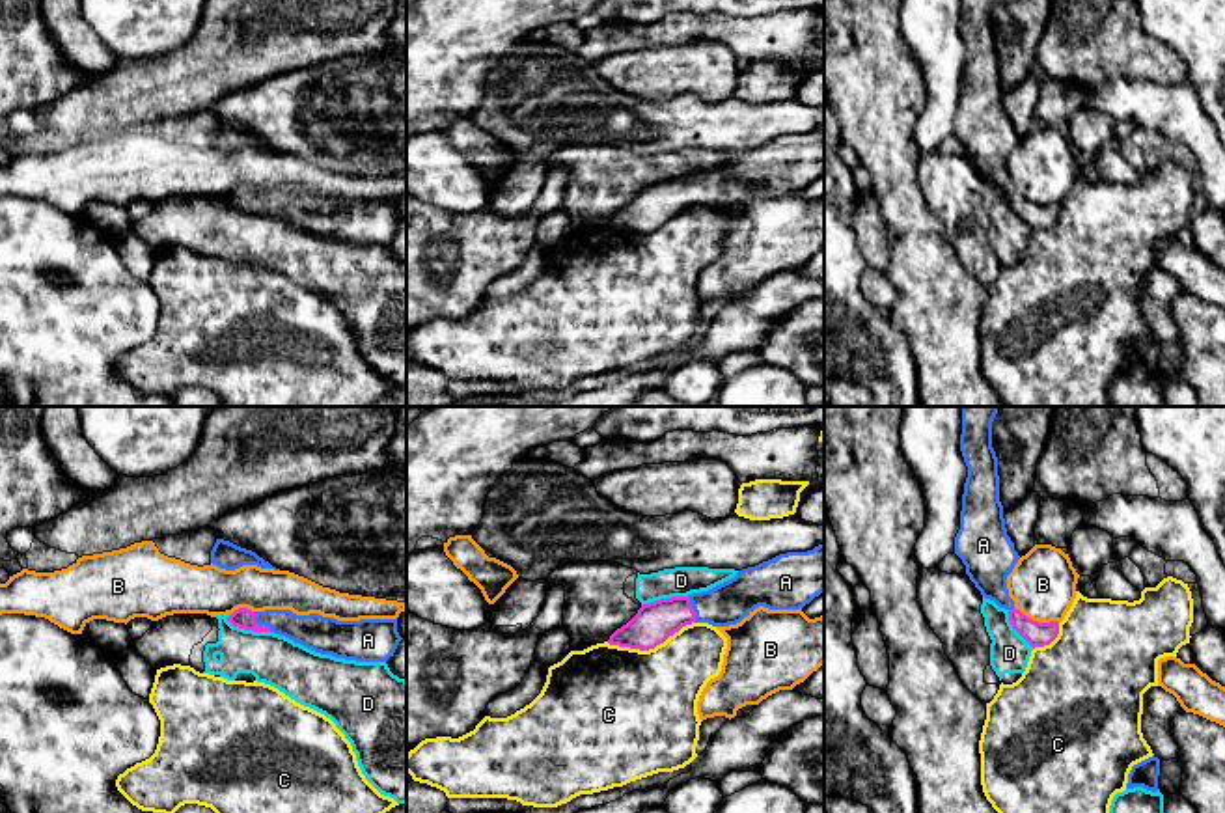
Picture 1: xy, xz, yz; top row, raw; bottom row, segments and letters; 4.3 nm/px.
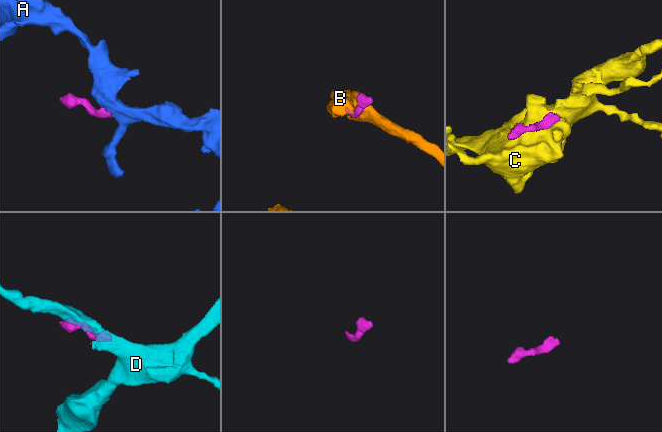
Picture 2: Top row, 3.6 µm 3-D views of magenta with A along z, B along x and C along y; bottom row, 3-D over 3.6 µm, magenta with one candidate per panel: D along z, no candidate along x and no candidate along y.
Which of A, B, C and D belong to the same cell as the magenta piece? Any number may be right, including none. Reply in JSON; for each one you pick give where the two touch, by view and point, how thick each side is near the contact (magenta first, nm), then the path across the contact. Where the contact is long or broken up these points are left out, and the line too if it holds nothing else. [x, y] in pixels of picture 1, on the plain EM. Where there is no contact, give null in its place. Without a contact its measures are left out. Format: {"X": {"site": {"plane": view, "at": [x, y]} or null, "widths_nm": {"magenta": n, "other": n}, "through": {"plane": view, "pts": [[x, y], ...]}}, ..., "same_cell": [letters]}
{"A": {"site": {"plane": "xy", "at": [260, 207]}, "widths_nm": {"magenta": 90, "other": 150}, "through": {"plane": "xy", "pts": [[243, 200], [260, 207], [291, 207], [314, 213]]}}, "same_cell": ["A"]}

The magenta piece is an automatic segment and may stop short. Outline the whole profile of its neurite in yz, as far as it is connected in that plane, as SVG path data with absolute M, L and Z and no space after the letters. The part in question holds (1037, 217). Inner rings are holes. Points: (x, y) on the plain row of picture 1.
M962 0L960 34L968 48L962 76L960 112L955 136L966 147L966 157L984 181L1009 194L1012 211L1035 231L1050 227L1059 216L1059 205L1039 205L1014 190L1007 158L1020 138L1007 117L999 84L998 39L992 30L994 0Z

